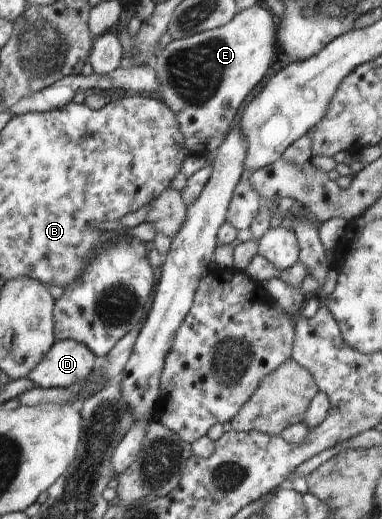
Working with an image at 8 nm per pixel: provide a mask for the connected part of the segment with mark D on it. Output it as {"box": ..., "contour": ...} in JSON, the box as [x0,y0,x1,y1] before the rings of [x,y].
{"box":[26,340,97,388],"contour":[[[73,340],[55,341],[47,355],[26,376],[42,388],[71,388],[89,379],[97,362],[86,345]]]}

